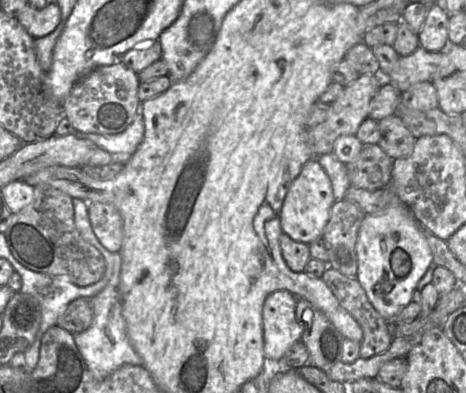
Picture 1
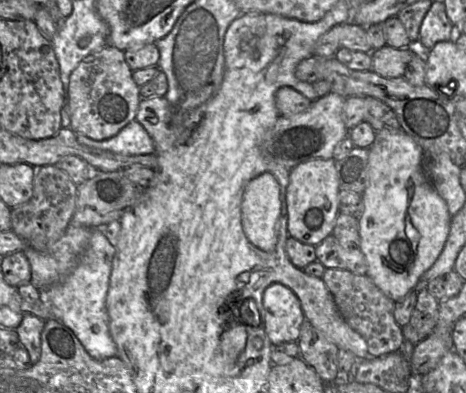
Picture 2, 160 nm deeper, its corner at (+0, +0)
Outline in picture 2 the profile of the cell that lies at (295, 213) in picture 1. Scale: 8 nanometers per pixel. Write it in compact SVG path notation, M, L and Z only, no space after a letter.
M311 159L290 171L286 191L289 236L305 244L318 245L332 234L339 214L339 191L335 160Z

